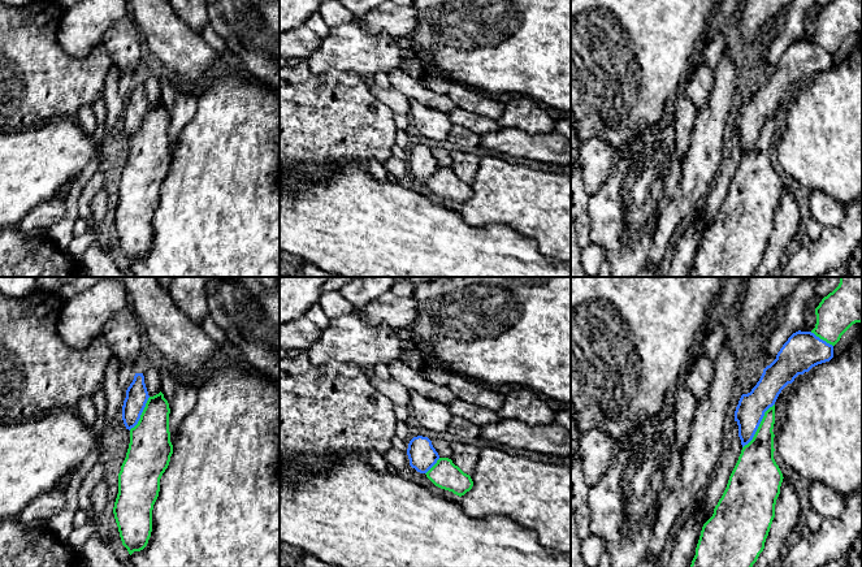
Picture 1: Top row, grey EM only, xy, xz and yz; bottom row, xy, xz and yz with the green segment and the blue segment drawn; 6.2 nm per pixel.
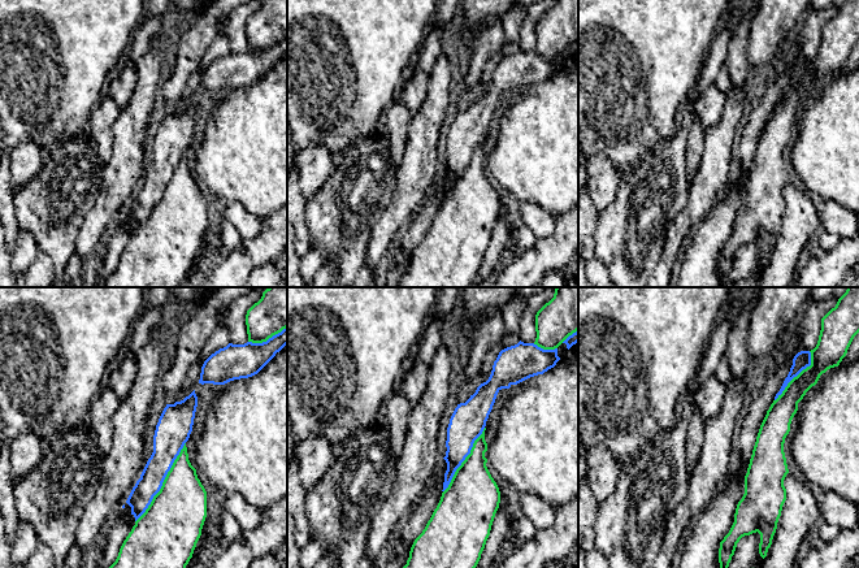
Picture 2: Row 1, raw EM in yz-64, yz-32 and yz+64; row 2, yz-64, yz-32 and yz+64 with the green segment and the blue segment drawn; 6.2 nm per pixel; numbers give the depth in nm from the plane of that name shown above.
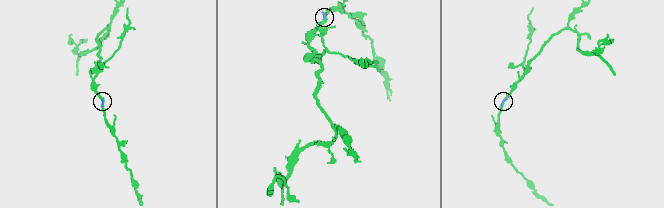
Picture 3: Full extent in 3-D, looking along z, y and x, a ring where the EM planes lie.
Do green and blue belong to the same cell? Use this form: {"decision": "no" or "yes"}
{"decision": "no"}

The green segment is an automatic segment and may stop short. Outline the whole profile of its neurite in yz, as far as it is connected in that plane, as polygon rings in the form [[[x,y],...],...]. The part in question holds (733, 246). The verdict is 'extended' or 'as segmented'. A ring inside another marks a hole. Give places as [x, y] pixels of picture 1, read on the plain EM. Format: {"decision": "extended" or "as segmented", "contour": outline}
{"decision": "as segmented", "contour": [[[775,113],[764,121],[753,148],[742,156],[712,225],[702,235],[689,277],[751,277],[763,260],[784,187],[774,168],[774,133]]]}

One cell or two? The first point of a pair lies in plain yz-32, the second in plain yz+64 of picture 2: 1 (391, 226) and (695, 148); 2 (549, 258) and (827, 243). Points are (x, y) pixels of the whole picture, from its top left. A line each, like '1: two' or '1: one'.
1: two
2: two

